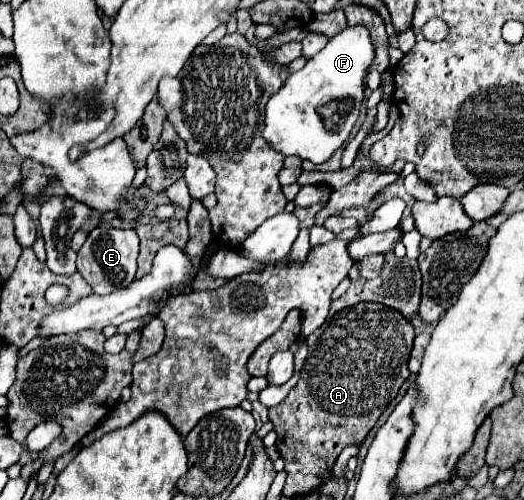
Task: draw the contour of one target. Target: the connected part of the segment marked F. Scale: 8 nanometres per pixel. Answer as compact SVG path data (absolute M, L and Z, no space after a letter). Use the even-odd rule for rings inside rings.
M348 25L338 35L330 37L326 47L316 53L304 69L292 73L282 89L268 101L264 139L284 155L300 155L316 165L324 163L348 139L350 129L358 119L360 103L364 99L364 79L374 67L374 57L376 49L368 27ZM332 101L338 103L340 121L328 127L320 109Z

